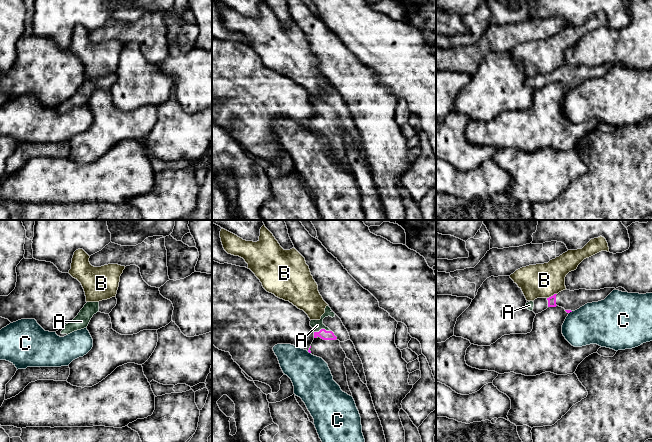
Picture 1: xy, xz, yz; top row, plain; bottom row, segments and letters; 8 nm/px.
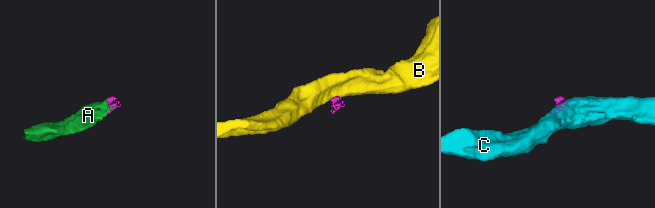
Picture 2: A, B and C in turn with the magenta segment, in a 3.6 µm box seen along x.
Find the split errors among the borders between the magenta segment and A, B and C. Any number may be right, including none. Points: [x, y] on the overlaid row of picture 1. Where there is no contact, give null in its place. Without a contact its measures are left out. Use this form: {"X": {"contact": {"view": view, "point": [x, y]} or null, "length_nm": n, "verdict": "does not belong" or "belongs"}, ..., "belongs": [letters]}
{"A": {"contact": {"view": "xz", "point": [322, 329]}, "length_nm": 140, "verdict": "belongs"}, "B": {"contact": {"view": "yz", "point": [551, 296]}, "length_nm": 90, "verdict": "does not belong"}, "C": {"contact": {"view": "xz", "point": [309, 352]}, "length_nm": 40, "verdict": "does not belong"}, "belongs": ["A"]}

